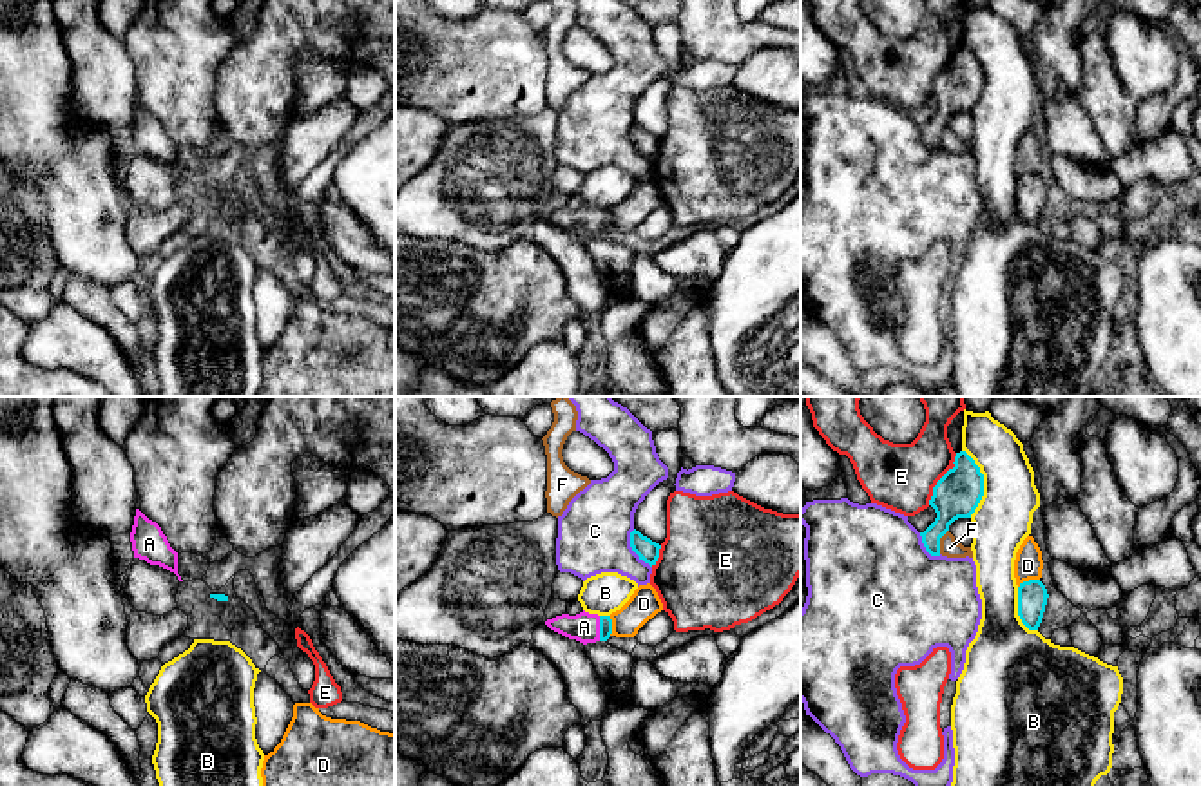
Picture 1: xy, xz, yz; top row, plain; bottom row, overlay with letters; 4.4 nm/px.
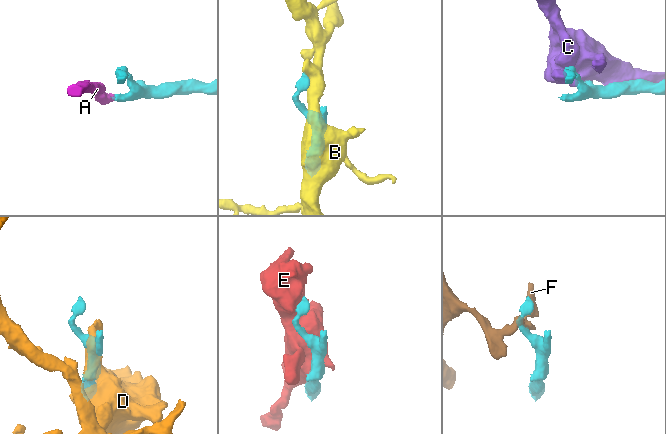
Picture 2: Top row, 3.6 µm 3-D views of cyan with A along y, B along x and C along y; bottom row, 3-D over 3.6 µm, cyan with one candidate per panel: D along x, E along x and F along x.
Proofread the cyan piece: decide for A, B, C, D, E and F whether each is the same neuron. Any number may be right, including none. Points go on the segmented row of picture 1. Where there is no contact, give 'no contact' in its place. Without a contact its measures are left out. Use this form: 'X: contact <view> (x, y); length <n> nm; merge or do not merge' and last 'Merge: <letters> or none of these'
A: contact xz (600, 629); length 110 nm; merge
B: contact yz (982, 484); length 300 nm; do not merge
C: contact xz (633, 549); length 190 nm; do not merge
D: contact yz (1029, 580); length 100 nm; do not merge
E: contact yz (941, 479); length 260 nm; do not merge
F: contact yz (939, 542); length 120 nm; do not merge
Merge: A

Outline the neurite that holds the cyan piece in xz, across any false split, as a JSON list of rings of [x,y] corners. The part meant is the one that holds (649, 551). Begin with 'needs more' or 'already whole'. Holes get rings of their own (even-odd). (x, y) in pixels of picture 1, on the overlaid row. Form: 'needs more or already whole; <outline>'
already whole; [[[634,529],[630,532],[630,547],[639,556],[639,560],[649,563],[650,567],[656,565],[661,549],[659,543],[652,542],[650,538],[643,536],[639,531]]]

